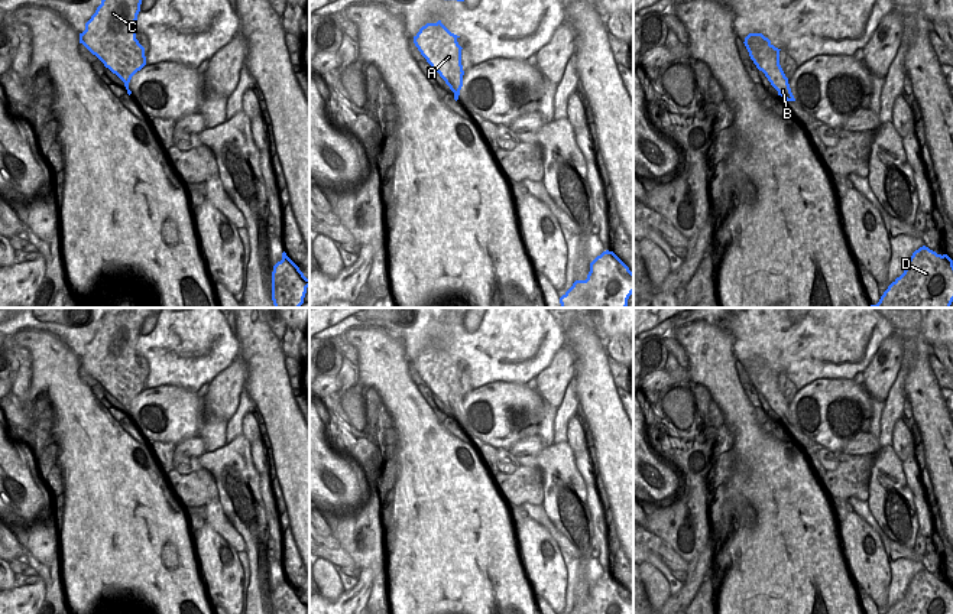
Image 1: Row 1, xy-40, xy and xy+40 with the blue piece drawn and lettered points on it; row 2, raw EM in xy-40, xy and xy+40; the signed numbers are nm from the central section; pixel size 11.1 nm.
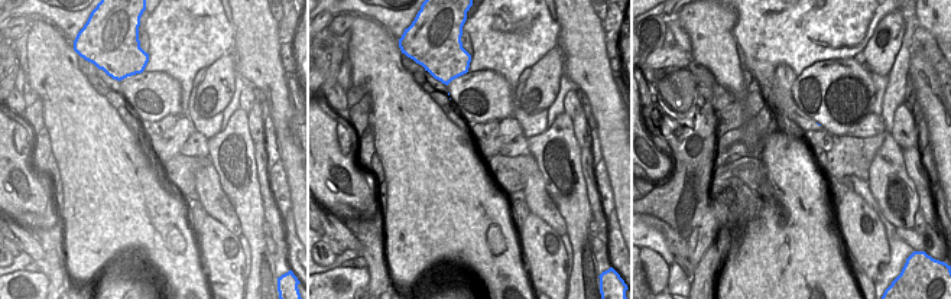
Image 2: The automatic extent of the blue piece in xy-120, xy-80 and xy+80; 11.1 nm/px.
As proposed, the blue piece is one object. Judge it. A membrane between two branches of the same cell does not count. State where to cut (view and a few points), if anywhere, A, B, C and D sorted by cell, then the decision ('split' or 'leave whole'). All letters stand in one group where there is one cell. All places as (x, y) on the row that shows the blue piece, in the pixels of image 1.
no cut; A B C D; leave whole

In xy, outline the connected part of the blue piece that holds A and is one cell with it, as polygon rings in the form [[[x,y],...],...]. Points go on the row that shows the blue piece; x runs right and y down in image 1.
[[[427,23],[414,36],[414,43],[421,55],[438,72],[450,90],[454,100],[458,100],[463,87],[461,46],[457,39],[460,36],[451,33],[443,23]]]

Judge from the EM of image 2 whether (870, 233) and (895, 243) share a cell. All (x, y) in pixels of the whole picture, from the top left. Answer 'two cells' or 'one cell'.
two cells

